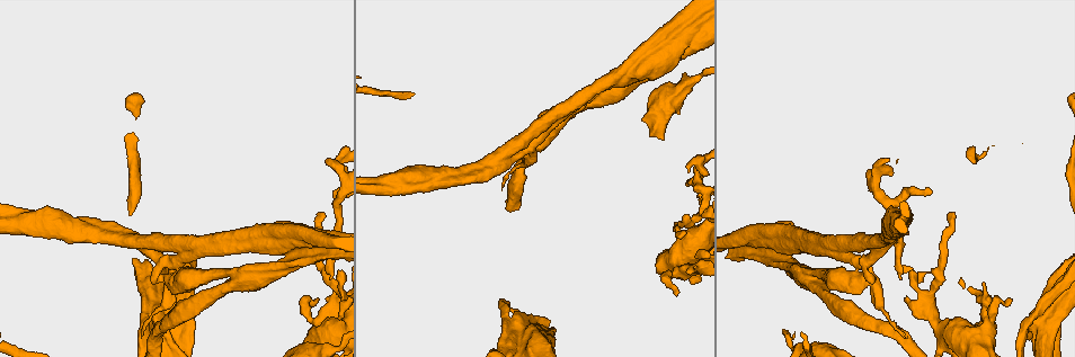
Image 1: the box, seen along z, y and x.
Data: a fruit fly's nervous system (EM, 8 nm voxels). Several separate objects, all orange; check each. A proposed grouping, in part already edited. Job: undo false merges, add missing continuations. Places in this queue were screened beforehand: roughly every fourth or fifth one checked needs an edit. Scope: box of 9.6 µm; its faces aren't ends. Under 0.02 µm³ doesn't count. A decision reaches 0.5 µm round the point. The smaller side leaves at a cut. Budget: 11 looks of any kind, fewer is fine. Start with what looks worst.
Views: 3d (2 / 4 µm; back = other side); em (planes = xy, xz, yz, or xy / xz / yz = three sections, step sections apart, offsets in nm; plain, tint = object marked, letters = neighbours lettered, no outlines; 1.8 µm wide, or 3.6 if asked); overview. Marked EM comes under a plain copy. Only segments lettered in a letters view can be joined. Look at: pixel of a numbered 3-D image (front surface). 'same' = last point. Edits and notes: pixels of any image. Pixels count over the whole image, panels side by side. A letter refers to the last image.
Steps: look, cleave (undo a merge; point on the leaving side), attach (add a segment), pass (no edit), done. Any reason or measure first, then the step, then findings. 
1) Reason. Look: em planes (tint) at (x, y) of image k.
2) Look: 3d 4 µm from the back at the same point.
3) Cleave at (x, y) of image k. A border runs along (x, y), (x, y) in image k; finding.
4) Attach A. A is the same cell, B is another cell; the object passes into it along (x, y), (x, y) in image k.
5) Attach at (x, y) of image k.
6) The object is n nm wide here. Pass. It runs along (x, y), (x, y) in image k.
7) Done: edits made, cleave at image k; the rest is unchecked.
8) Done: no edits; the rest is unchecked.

Free end. Look: 3d 4 µm at (329, 278) of image 1.

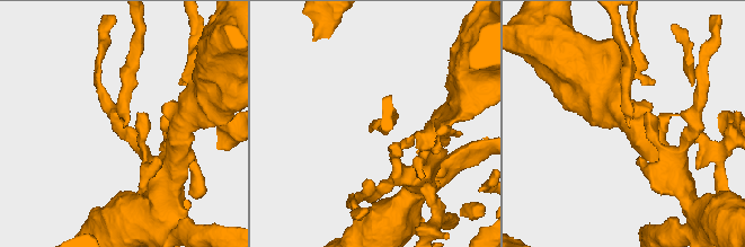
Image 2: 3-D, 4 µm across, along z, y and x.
Shape alone is not enough. Look: em planes (letters) at (123, 125) of image 2.

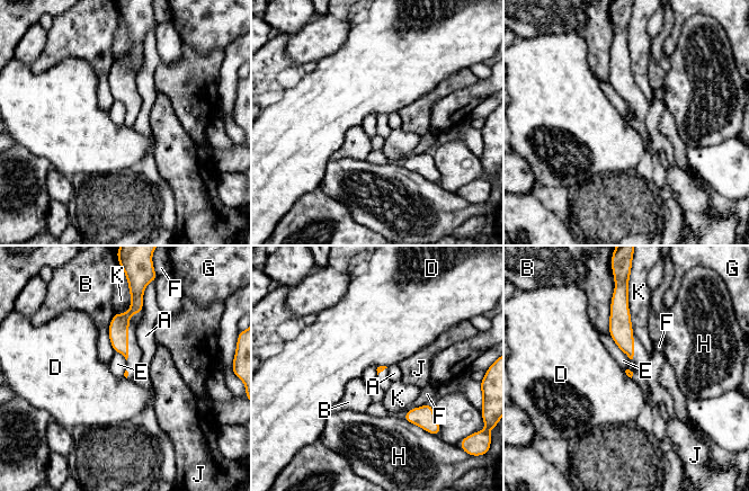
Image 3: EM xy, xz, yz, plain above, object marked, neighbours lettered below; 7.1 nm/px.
Pass. A, B, D, E, F, G, H, J and K are other cells; a border runs along (608, 333), (615, 345), (630, 359) in image 3; no lettered segment goes on from it.

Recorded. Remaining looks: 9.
Sudden change in width. Look: em planes (letters) at (526, 340) of image 1.

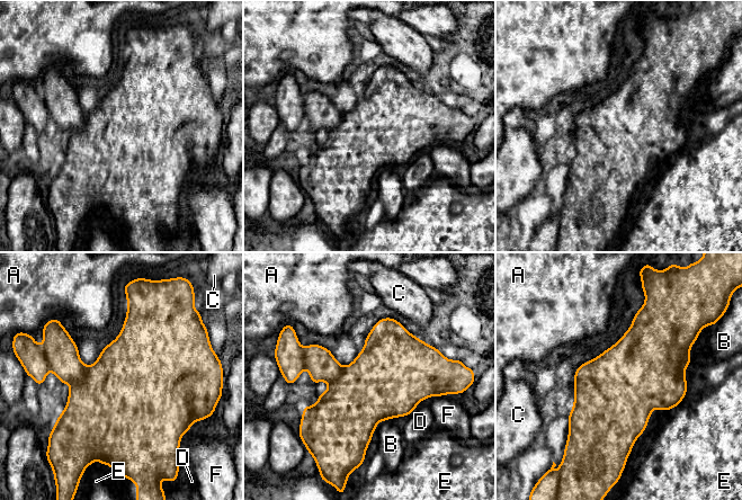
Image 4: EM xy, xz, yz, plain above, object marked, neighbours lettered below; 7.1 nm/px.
Pass. A, B, C, D, E and F are other cells; a border runs along (691, 358), (689, 365) in image 4; all the same cell.

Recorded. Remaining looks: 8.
Free end. Look: em xz step 16 (letters) at (687, 171) of image 1.

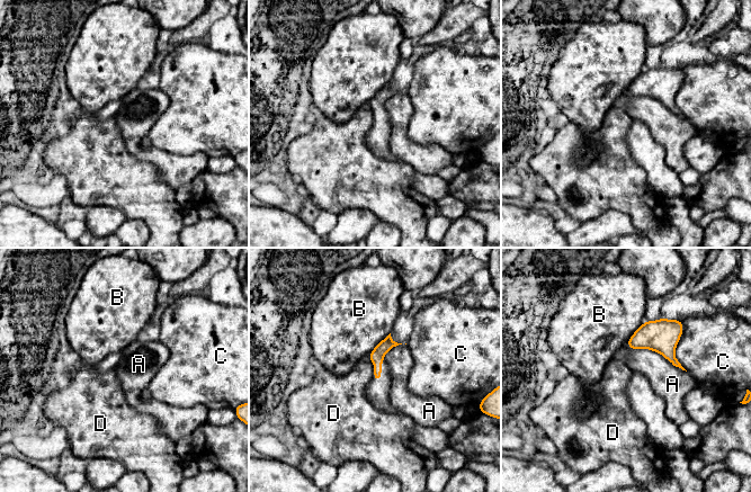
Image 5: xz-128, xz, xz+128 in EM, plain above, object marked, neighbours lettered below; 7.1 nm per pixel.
Pass. A, B, C and D are other cells; a border runs along (373, 368), (374, 374) in image 5; none of them fits.

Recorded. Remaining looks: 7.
Arms part here. Look: 3d 2 µm at (444, 178) of image 1.

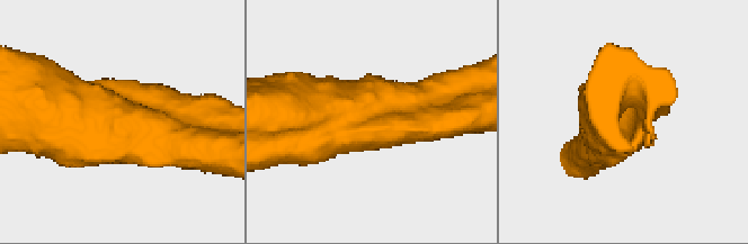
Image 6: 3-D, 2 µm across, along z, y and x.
Now the EM. Look: em planes (letters) at (365, 114) of image 6.

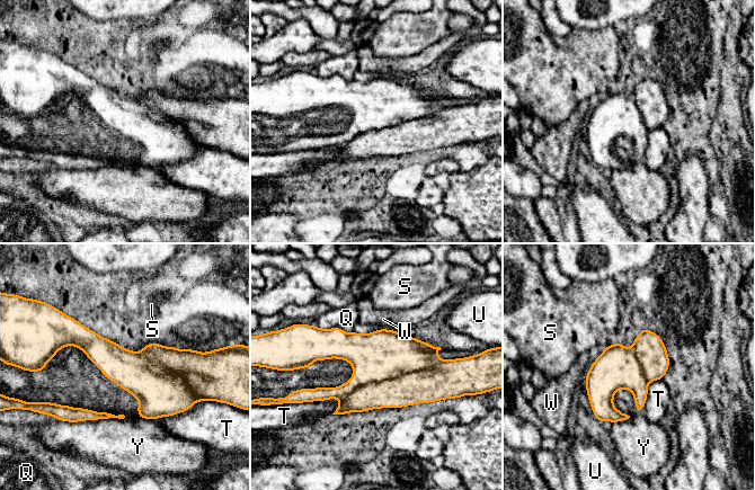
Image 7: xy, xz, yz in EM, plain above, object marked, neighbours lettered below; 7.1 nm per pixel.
The longest contact is with Y, 440 nm. Cleave at (383, 354) of image 7. Q, S, T, U, W and Y are other cells; the part that leaves runs along (62, 344), (88, 340), (161, 393), (187, 393) in image 7; two cells meet here.

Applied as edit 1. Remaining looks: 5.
Done: edits made, cleave at image 7; the rest is unchecked.

